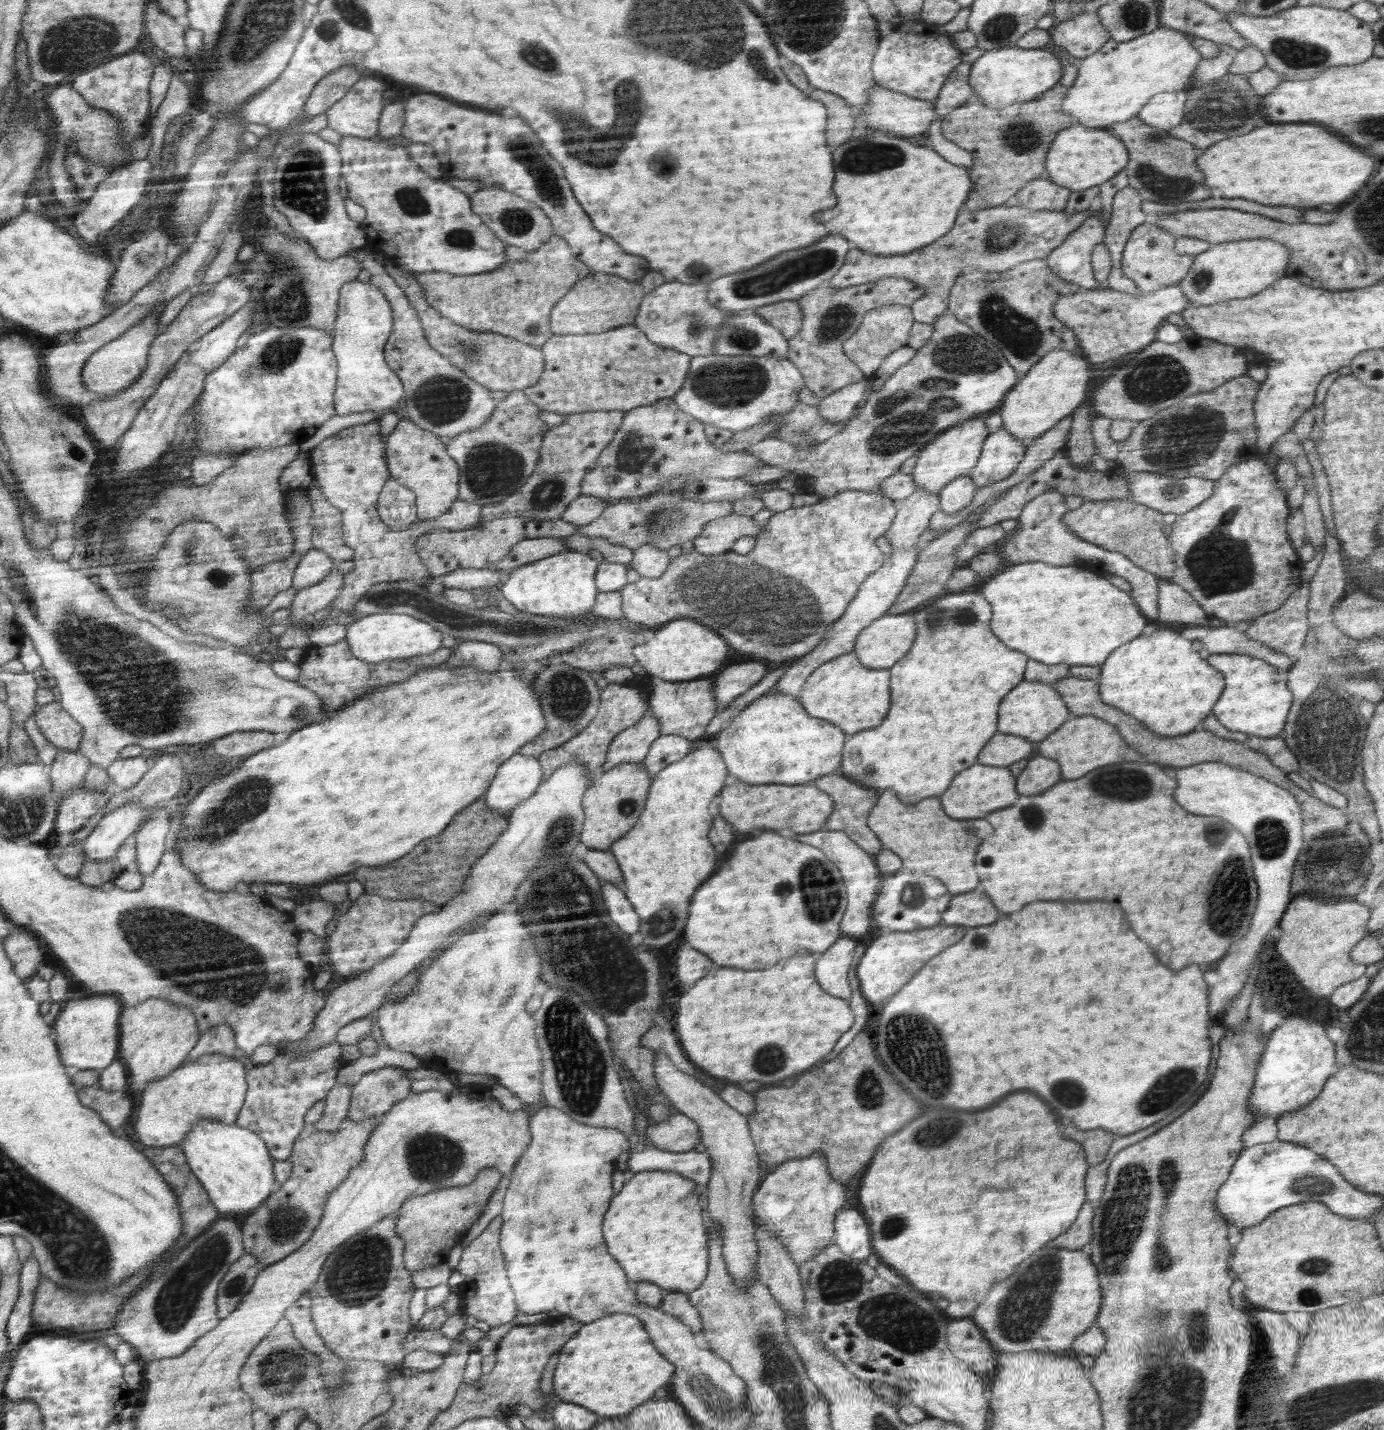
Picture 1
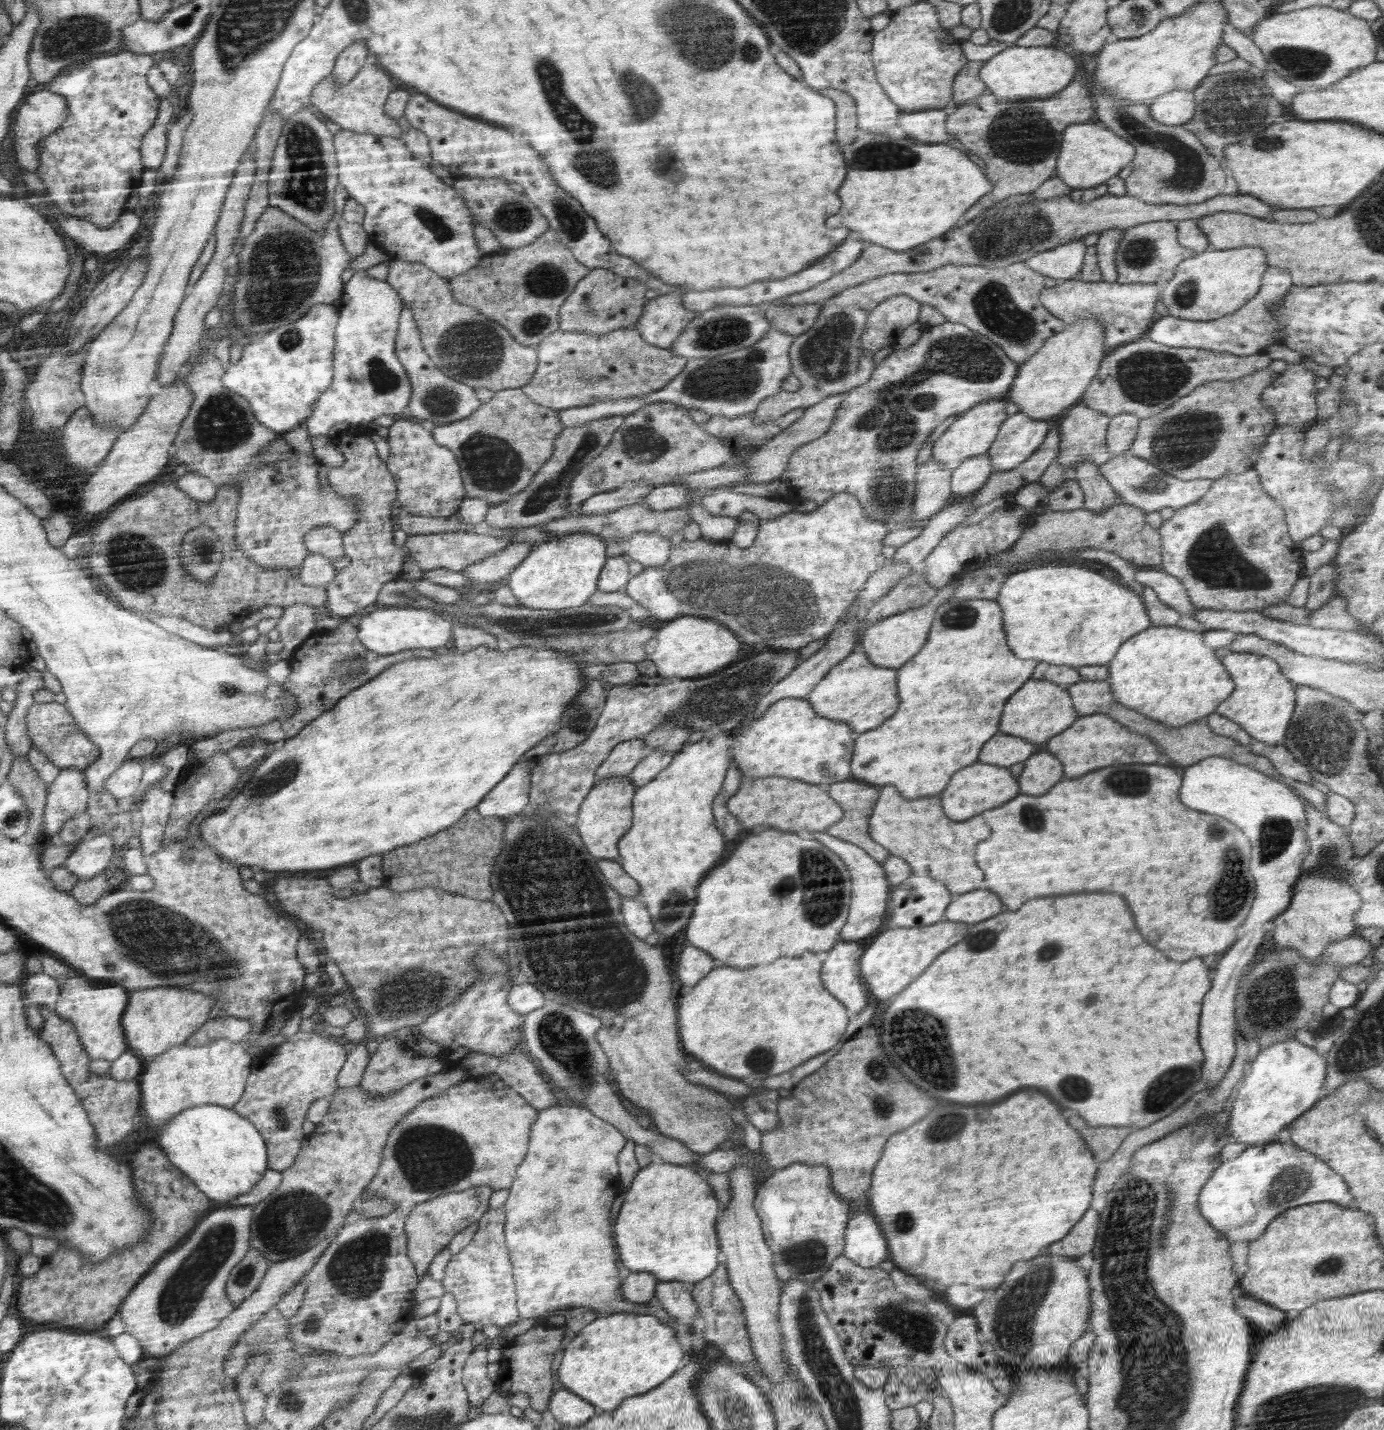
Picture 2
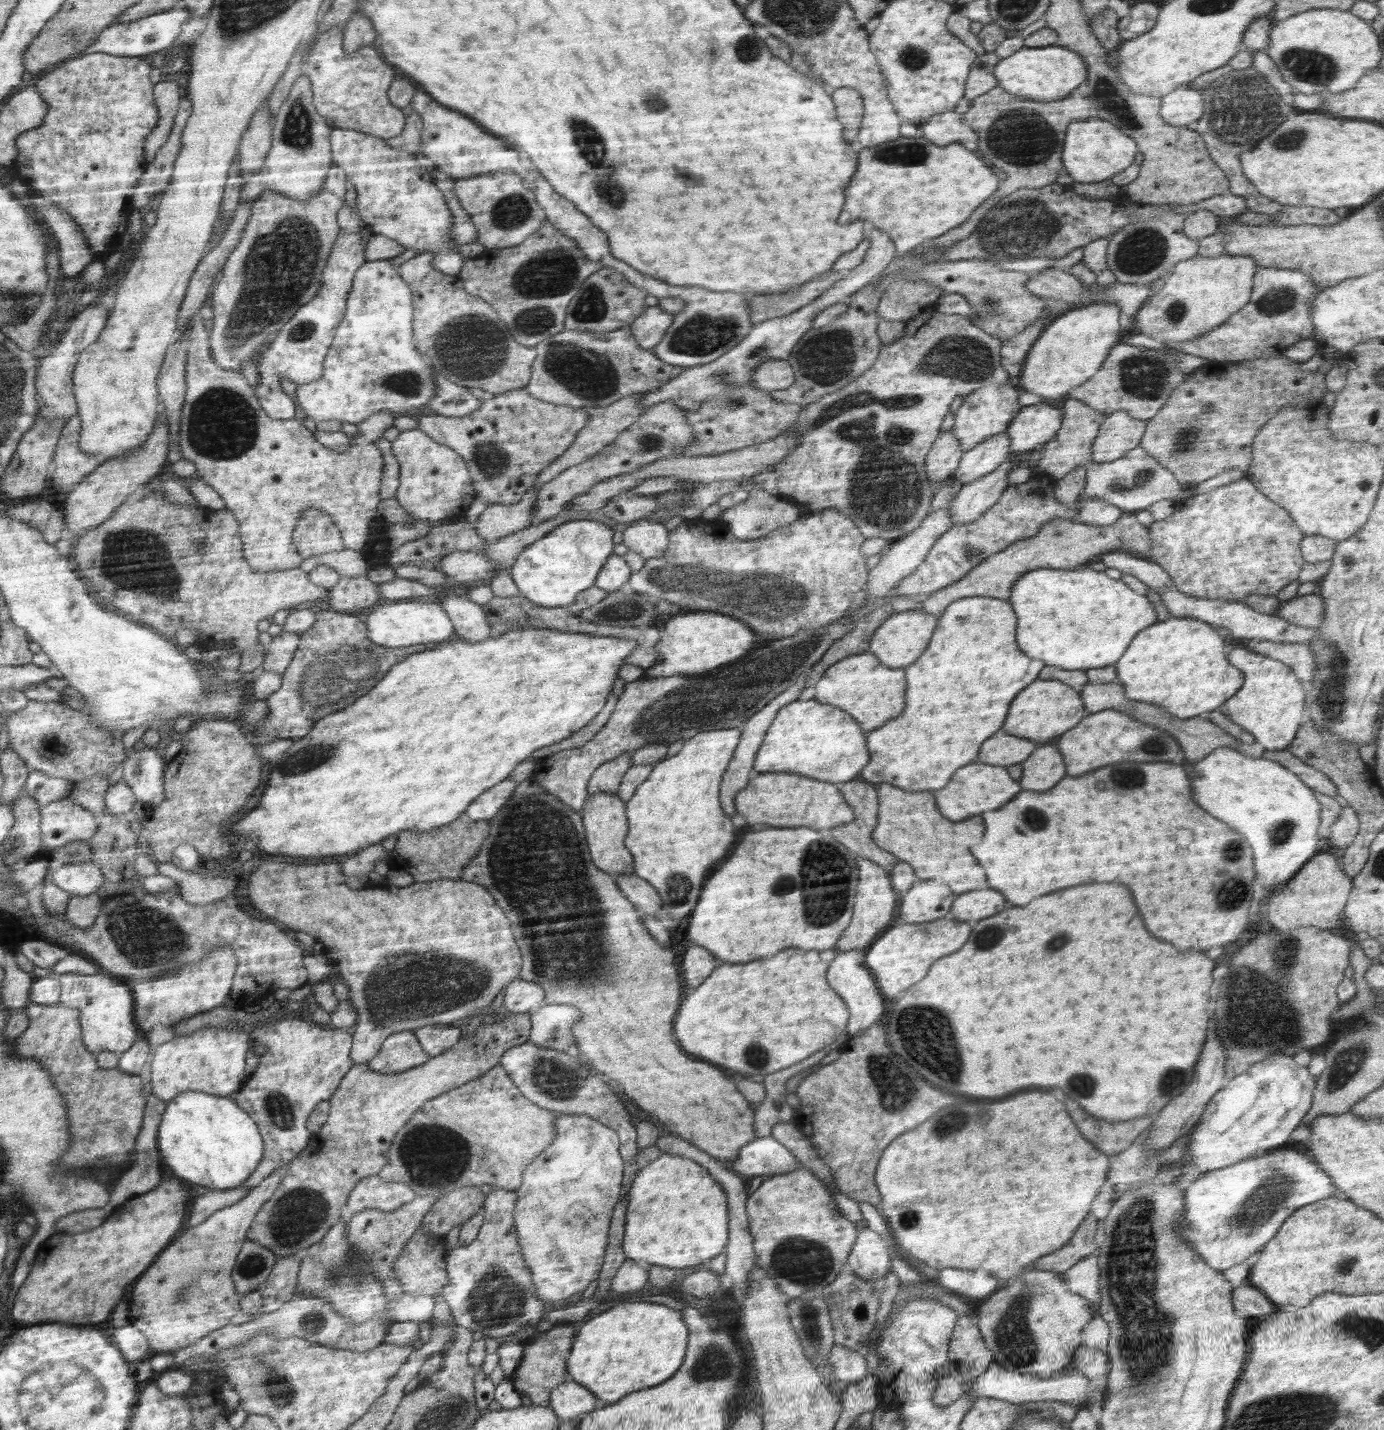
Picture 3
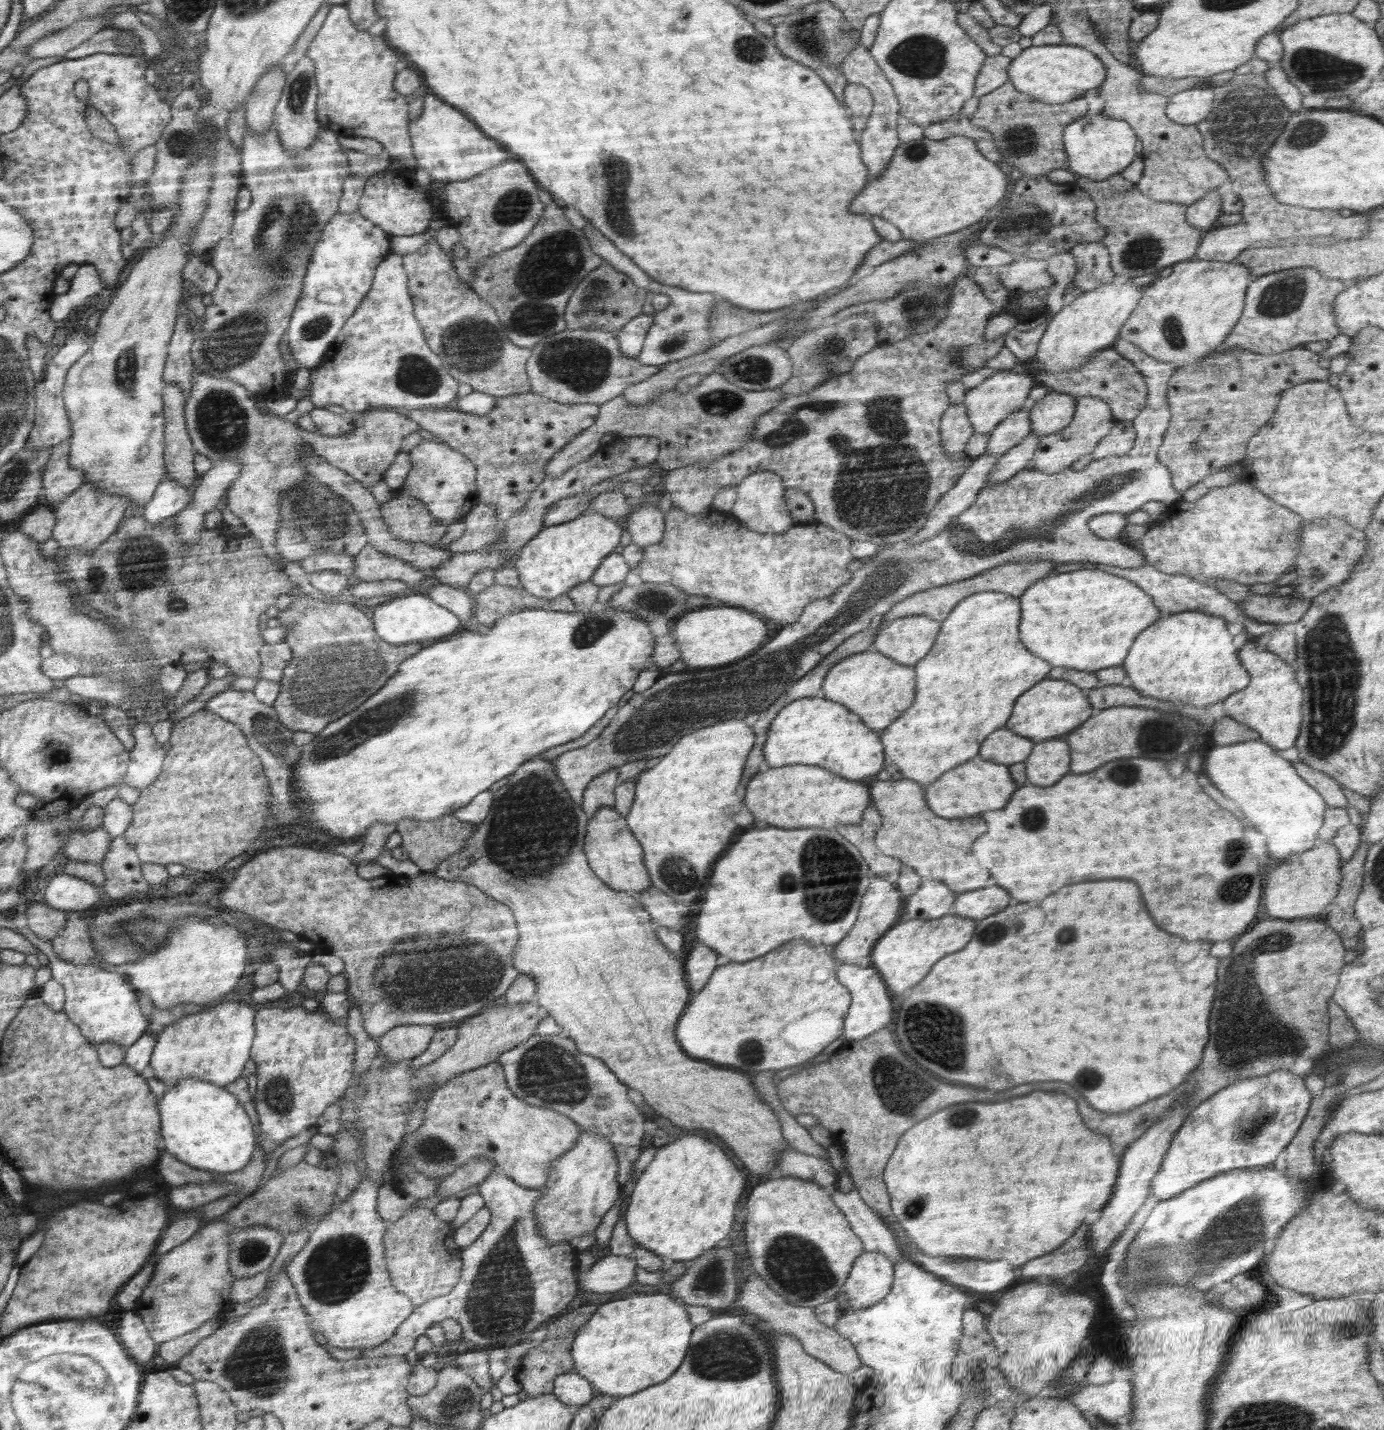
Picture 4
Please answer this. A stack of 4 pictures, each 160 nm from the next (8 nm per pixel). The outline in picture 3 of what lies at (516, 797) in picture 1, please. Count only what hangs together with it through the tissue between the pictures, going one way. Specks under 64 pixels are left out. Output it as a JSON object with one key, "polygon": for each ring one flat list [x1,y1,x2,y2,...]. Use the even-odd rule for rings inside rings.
{"polygon":[[506,779,498,785,492,786,486,793,480,794,471,802,466,810,467,815,473,820,488,820,494,818,510,800,519,783]]}

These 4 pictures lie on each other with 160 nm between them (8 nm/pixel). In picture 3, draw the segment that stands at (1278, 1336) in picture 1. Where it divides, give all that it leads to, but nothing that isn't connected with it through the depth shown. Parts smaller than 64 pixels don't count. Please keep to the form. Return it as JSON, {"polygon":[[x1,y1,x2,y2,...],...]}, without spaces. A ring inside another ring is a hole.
{"polygon":[[1249,1284,1234,1288,1231,1295,1236,1314,1252,1322,1274,1314,1280,1309,1262,1291]]}

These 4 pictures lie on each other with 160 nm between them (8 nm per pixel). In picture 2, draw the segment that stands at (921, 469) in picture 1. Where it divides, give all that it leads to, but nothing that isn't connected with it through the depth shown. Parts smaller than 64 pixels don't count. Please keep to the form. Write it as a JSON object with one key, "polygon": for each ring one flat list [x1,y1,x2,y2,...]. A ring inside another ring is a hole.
{"polygon":[[1006,397,1003,399,993,398,979,402,976,406,960,413,947,430,936,439,932,448,932,457,948,470,954,470,961,462,971,456,984,454,990,448,998,434,1000,425,1008,418,1006,414]]}

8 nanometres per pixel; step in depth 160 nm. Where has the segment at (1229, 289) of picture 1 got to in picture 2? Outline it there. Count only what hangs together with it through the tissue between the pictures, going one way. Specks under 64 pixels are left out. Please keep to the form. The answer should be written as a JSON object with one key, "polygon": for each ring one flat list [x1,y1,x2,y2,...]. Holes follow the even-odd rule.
{"polygon":[[1256,247,1198,253,1180,263,1174,276,1164,282,1162,304,1170,316,1187,321,1213,321,1228,316,1258,294,1268,267,1264,250]]}

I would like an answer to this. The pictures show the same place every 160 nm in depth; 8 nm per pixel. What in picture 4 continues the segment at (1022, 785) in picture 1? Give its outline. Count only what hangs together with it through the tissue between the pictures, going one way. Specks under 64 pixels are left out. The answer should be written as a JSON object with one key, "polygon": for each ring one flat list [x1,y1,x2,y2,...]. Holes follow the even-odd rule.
{"polygon":[[1064,740,1035,743,1026,764,1027,780,1036,786,1052,786,1070,772,1070,752]]}

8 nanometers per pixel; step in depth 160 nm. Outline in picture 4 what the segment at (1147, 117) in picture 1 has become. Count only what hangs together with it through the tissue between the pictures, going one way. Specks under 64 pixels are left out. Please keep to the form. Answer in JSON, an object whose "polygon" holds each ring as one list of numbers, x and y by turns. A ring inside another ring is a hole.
{"polygon":[[1197,86,1169,97,1166,117,1184,126,1197,125,1208,118,1214,102,1213,87]]}

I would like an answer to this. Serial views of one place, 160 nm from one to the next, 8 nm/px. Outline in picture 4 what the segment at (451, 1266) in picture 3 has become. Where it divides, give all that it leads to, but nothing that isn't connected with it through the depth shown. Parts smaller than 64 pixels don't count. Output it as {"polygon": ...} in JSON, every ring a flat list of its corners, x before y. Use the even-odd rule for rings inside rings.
{"polygon":[[493,1171,478,1186,478,1193,486,1207,491,1208,491,1222,482,1236,467,1249,461,1249,463,1270,459,1282,450,1293,433,1298,424,1305,417,1306,411,1316,403,1322,394,1337,374,1350,365,1350,364,1358,404,1357,413,1350,416,1338,422,1336,427,1328,438,1325,448,1318,456,1319,463,1327,462,1336,473,1349,483,1350,508,1347,522,1342,530,1333,537,1330,542,1322,560,1313,576,1295,578,1286,578,1252,570,1243,551,1244,543,1238,538,1229,536,1209,539,1198,543,1196,540,1188,520,1186,515,1179,501,1171]]}

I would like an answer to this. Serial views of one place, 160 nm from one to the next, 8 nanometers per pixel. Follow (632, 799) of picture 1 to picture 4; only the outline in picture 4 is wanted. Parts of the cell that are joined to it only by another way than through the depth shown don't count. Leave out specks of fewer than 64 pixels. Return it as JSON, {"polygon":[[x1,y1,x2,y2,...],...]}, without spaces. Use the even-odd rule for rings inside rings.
{"polygon":[[614,807,597,810,589,820,586,855,591,870,614,890,637,896,652,886,650,872,644,863,643,847,627,825,626,818]]}

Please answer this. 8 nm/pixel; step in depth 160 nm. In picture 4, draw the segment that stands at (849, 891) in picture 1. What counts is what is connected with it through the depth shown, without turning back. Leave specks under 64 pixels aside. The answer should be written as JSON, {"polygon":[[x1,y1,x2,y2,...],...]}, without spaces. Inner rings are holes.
{"polygon":[[874,878,871,881,861,900,856,922,850,932,835,946,833,946,836,960,849,965,860,965,860,960,870,956,876,941,894,926,894,920,900,916,904,905,904,897,894,884,883,878]]}

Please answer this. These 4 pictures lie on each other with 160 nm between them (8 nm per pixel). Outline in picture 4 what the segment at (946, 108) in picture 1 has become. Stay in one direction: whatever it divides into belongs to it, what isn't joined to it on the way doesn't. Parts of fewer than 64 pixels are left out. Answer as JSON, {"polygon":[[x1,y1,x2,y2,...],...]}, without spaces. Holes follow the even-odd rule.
{"polygon":[[1000,54,987,57,980,67,979,75,976,77,973,96,980,98,1006,83,1009,80,1007,68,1011,60,1011,58]]}

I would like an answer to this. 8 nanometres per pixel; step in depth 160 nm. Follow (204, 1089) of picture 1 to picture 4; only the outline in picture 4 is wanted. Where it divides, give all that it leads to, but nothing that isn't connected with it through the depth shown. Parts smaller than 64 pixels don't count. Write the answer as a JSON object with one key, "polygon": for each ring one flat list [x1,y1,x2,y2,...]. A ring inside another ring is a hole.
{"polygon":[[229,996,165,1026,157,1037,149,1062,154,1077,162,1080,167,1088,191,1077,224,1088,234,1083,240,1078,244,1064,250,1060,250,1046,255,1034,254,1016,259,1008,247,999]]}

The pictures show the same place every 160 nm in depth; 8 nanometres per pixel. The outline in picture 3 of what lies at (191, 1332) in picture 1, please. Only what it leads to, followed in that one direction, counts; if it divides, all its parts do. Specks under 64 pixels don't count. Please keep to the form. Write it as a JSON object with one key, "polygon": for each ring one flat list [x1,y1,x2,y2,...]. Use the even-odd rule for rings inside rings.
{"polygon":[[289,1164,276,1170,236,1204,222,1208,202,1224,186,1229,133,1287,126,1299,130,1307,130,1324,144,1334,156,1354,176,1352,194,1344,230,1324,231,1318,242,1310,241,1296,237,1294,232,1273,251,1223,283,1182,288,1167]]}

